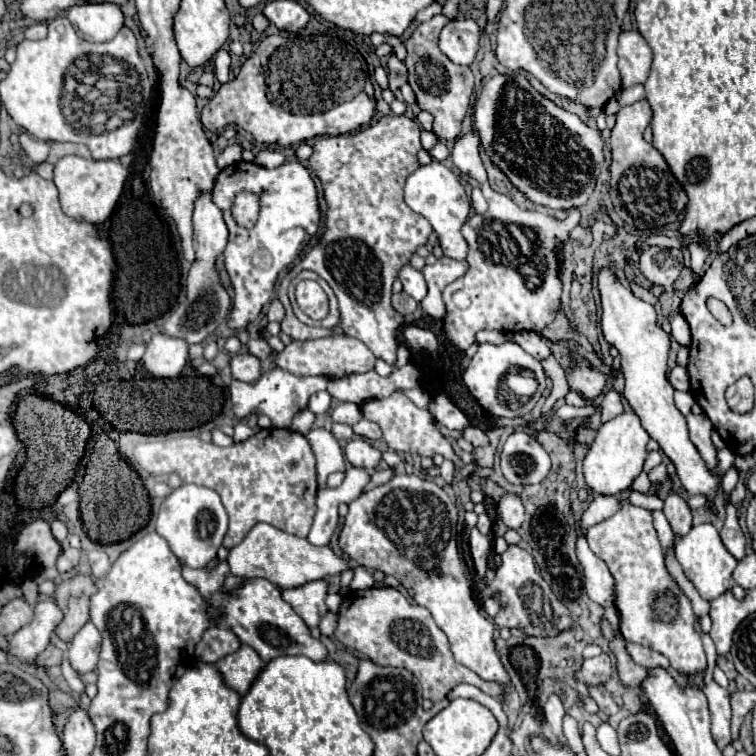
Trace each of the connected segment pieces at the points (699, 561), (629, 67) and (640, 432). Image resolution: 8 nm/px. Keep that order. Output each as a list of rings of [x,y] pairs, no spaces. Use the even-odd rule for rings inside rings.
[[[700,524],[700,526],[692,526],[692,530],[682,536],[676,544],[676,560],[680,562],[684,574],[688,576],[688,580],[696,586],[696,590],[700,592],[700,596],[708,602],[712,602],[714,598],[722,596],[724,592],[732,590],[734,586],[734,578],[732,572],[738,564],[738,560],[726,550],[726,546],[720,540],[718,530],[712,524]]]
[[[622,30],[618,40],[618,70],[622,74],[622,86],[634,86],[646,82],[652,50],[638,30]]]
[[[626,410],[614,420],[602,424],[594,442],[590,444],[586,458],[584,458],[584,478],[592,494],[616,494],[632,486],[632,480],[642,472],[644,462],[648,458],[648,444],[650,436],[642,428],[640,418],[634,410]]]

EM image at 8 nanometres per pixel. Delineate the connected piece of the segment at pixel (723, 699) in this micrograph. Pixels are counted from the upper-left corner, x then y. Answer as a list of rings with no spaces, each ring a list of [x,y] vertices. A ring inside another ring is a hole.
[[[716,682],[702,684],[700,690],[708,698],[708,708],[710,708],[710,716],[712,716],[712,738],[718,744],[718,748],[726,748],[732,740],[732,736],[730,736],[730,718],[732,718],[730,694]]]

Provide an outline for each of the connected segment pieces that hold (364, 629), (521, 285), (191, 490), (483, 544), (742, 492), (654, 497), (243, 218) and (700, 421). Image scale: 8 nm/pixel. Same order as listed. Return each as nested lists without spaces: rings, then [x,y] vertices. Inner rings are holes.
[[[368,588],[368,590],[350,590],[338,612],[338,632],[334,636],[350,648],[356,648],[364,652],[370,660],[382,666],[402,666],[410,672],[414,672],[422,684],[424,698],[438,702],[446,698],[446,694],[466,682],[474,684],[486,694],[506,700],[504,698],[504,688],[498,682],[488,682],[482,680],[478,674],[472,670],[466,670],[466,666],[458,664],[452,656],[450,642],[446,634],[436,626],[432,614],[418,606],[412,604],[408,598],[404,598],[396,588]]]
[[[474,130],[468,134],[462,134],[456,140],[456,144],[452,148],[452,160],[454,160],[454,166],[462,174],[468,174],[482,184],[482,192],[488,200],[488,212],[470,216],[462,228],[462,234],[470,246],[470,252],[466,258],[470,268],[462,278],[454,280],[444,290],[444,304],[448,310],[448,314],[444,318],[444,332],[446,332],[448,342],[456,350],[464,352],[476,340],[476,332],[480,332],[480,330],[504,330],[504,332],[530,330],[530,332],[540,334],[554,320],[558,306],[560,306],[562,284],[558,280],[558,262],[554,256],[554,248],[556,248],[556,244],[566,240],[570,230],[580,222],[580,210],[574,208],[568,214],[568,218],[560,222],[560,220],[546,216],[546,214],[520,210],[508,196],[494,192],[488,184],[488,174],[486,174],[484,164],[480,160],[480,136]]]
[[[182,484],[172,490],[172,494],[162,502],[156,532],[168,542],[176,558],[192,568],[202,568],[208,560],[216,556],[216,550],[222,546],[222,540],[228,530],[228,516],[220,502],[220,496],[204,486]]]
[[[472,528],[472,532],[470,532],[470,550],[472,550],[476,574],[482,576],[486,572],[486,566],[488,566],[486,562],[488,562],[488,554],[492,550],[492,538],[480,534],[478,528]]]
[[[740,474],[739,481],[735,486],[736,488],[734,488],[731,492],[731,502],[734,506],[739,504],[745,498],[747,489],[744,484],[744,480],[746,478],[746,475],[747,474]]]
[[[632,492],[630,494],[630,502],[648,510],[662,510],[664,508],[664,498],[658,494],[640,494],[640,492]]]
[[[250,192],[238,194],[236,202],[232,206],[232,214],[234,214],[236,222],[240,222],[242,226],[246,226],[246,228],[254,226],[256,218],[258,218],[258,198]]]
[[[688,414],[686,420],[688,420],[688,430],[690,430],[690,440],[692,440],[692,444],[694,444],[696,450],[700,452],[702,460],[706,462],[706,466],[708,466],[710,470],[714,470],[714,468],[718,466],[718,456],[716,456],[718,450],[716,450],[712,438],[710,438],[710,434],[712,434],[712,430],[714,430],[710,418],[708,418],[706,414],[700,414],[700,416]]]

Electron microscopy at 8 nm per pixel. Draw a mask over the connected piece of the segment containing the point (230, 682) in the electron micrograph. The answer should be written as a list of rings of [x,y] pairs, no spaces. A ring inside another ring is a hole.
[[[240,646],[236,652],[224,656],[214,666],[220,670],[224,684],[232,690],[236,690],[240,696],[244,696],[254,682],[254,676],[258,676],[258,668],[262,668],[260,656],[250,646]]]

